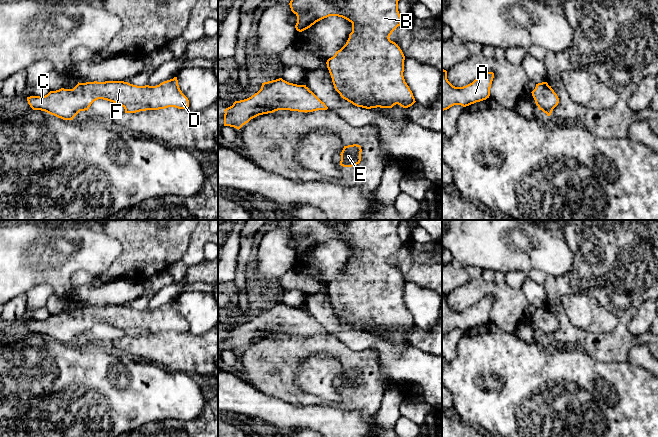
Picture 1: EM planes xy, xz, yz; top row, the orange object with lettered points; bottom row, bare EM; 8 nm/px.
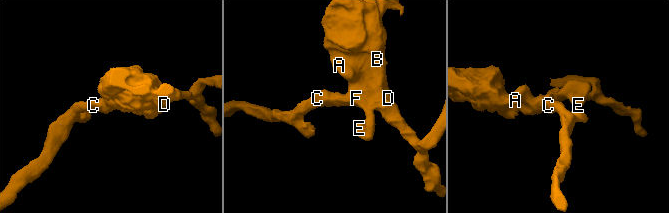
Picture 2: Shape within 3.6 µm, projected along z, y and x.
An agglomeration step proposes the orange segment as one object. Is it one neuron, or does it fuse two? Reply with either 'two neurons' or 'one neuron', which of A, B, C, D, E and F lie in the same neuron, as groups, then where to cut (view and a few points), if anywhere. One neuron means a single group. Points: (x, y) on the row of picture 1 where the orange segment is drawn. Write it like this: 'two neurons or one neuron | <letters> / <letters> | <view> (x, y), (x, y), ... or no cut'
one neuron | A B C D E F | no cut

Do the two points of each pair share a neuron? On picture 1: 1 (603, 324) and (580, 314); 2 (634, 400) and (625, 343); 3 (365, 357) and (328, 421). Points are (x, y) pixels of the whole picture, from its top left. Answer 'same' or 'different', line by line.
1: same
2: different
3: different

